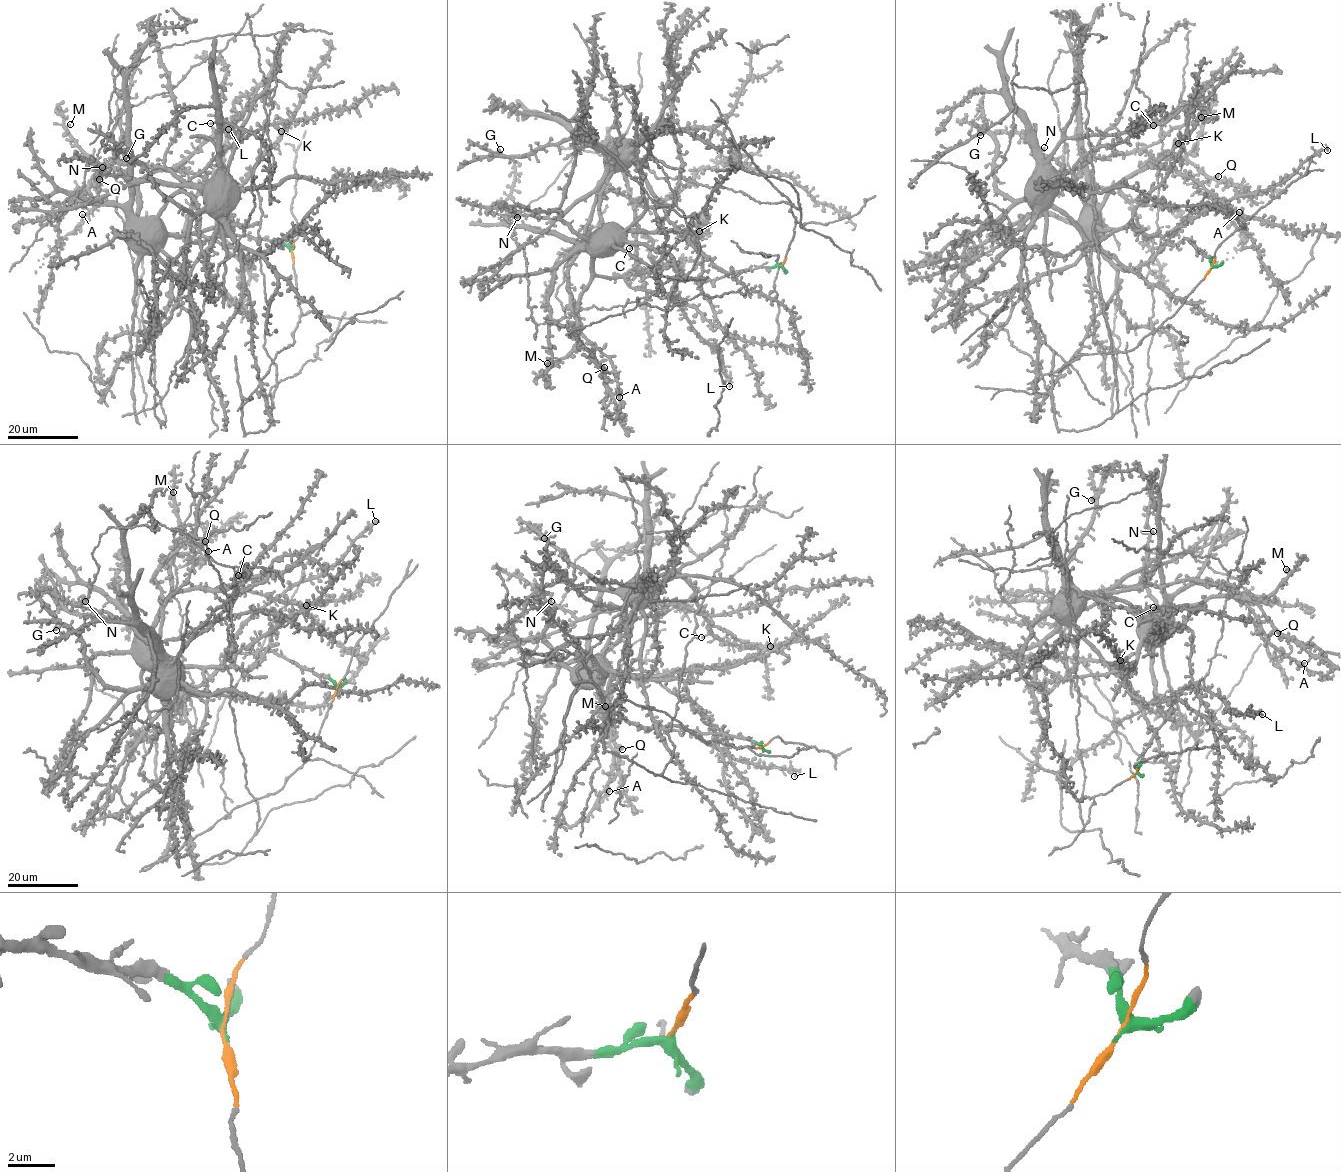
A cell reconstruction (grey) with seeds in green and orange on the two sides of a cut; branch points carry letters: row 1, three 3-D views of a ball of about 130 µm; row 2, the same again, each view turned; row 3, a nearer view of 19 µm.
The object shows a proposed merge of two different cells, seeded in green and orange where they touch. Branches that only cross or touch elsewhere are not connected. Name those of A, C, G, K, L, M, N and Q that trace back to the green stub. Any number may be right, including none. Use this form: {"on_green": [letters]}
{"on_green": ["K", "L", "M", "Q"]}

